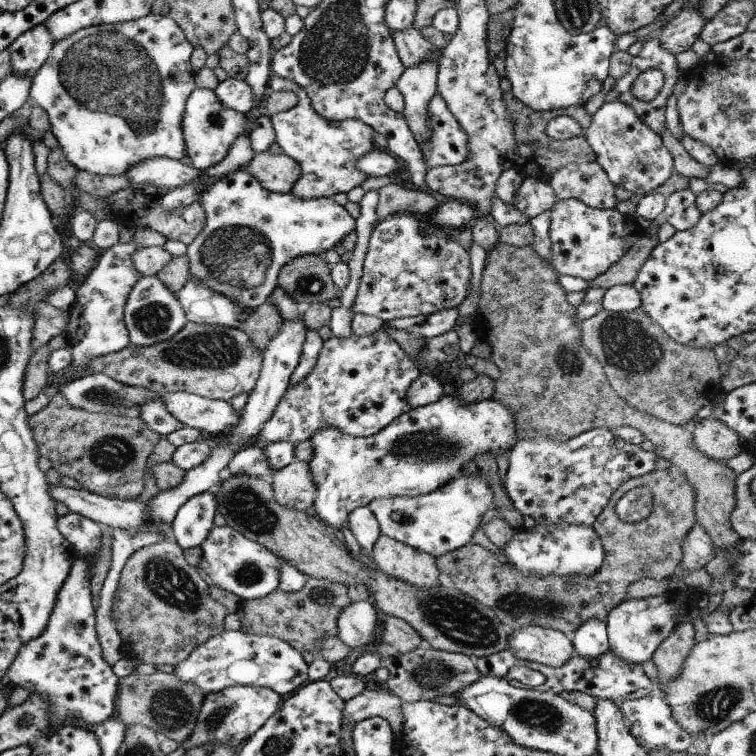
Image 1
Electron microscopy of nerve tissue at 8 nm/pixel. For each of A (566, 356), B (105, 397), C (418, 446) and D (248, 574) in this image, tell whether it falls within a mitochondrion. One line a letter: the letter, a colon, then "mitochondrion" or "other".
A: mitochondrion
B: mitochondrion
C: mitochondrion
D: mitochondrion

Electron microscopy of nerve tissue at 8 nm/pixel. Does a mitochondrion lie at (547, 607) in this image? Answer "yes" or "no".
yes

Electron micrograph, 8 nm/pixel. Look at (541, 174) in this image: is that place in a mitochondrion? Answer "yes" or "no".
no

